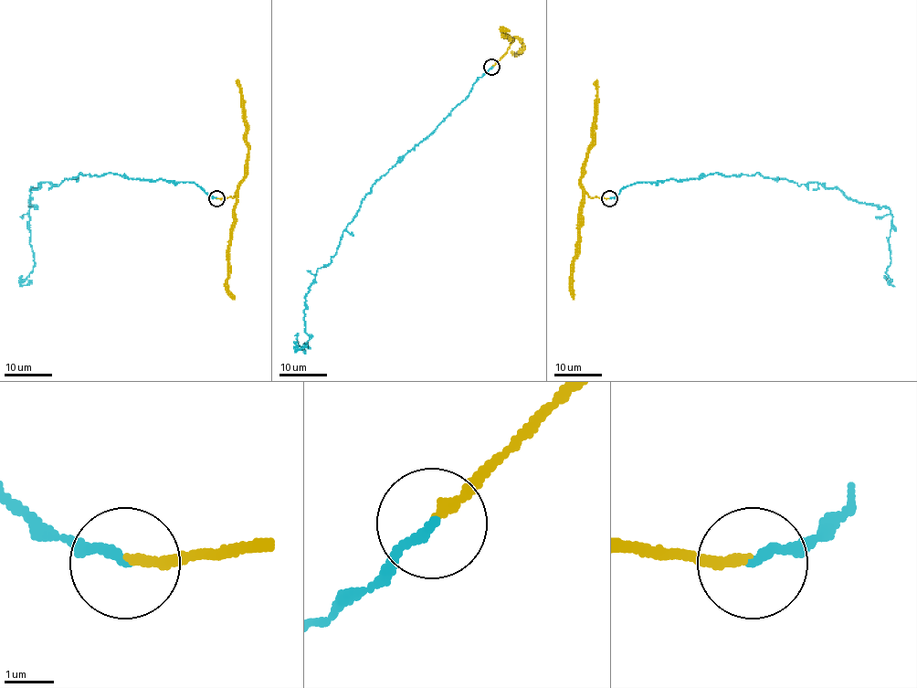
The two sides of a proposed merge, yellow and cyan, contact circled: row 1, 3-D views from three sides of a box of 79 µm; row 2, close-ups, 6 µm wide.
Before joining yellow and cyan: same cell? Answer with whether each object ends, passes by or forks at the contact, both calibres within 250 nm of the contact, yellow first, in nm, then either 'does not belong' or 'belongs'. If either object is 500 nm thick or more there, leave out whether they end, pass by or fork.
yellow ends | cyan ends | 190/200 nm | belongs

